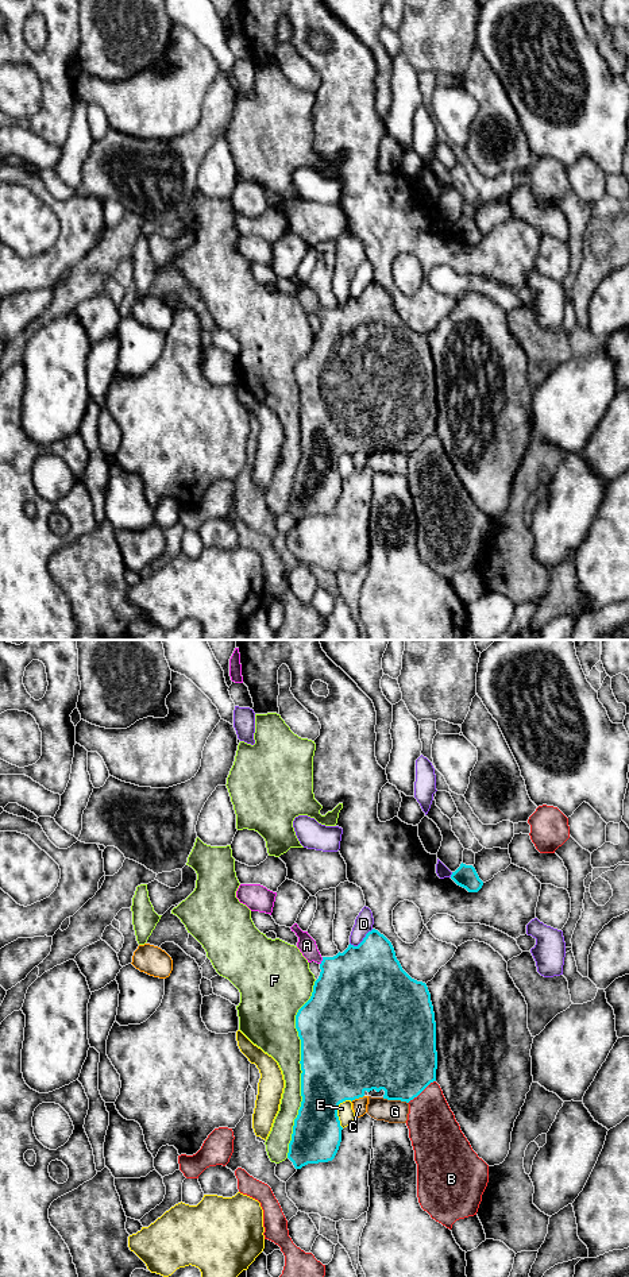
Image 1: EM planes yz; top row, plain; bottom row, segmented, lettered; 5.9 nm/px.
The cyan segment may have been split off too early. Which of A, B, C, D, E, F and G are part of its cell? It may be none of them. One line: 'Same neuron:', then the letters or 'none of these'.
Same neuron: A

